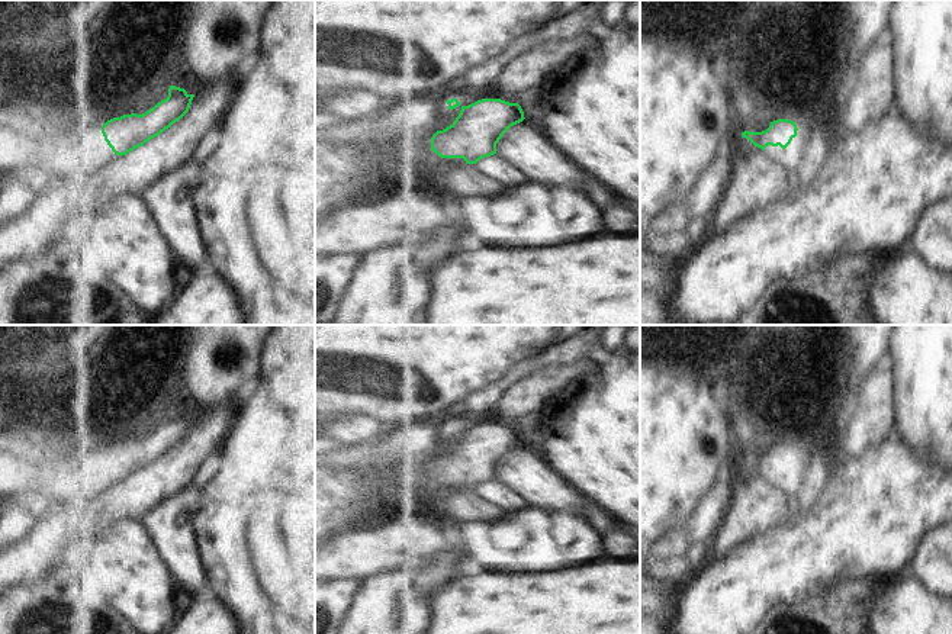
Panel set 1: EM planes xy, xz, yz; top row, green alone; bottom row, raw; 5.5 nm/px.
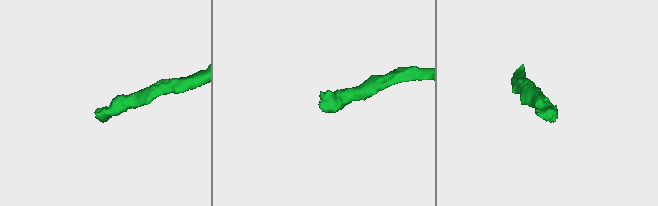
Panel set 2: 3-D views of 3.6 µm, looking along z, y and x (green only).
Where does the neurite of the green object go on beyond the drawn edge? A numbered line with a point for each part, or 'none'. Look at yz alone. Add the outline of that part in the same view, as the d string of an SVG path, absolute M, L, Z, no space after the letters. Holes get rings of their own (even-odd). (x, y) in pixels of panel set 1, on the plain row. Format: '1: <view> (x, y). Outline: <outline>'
1: yz (778, 437). Outline: M781 428L779 431L772 432L769 440L765 440L760 434L758 432L750 432L749 434L750 441L753 444L760 444L763 447L766 445L778 445L778 444L788 444L788 429L787 428Z

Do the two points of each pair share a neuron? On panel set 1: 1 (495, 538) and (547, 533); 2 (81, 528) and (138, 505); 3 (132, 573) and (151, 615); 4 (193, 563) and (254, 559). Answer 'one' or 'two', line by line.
1: one
2: one
3: one
4: two

